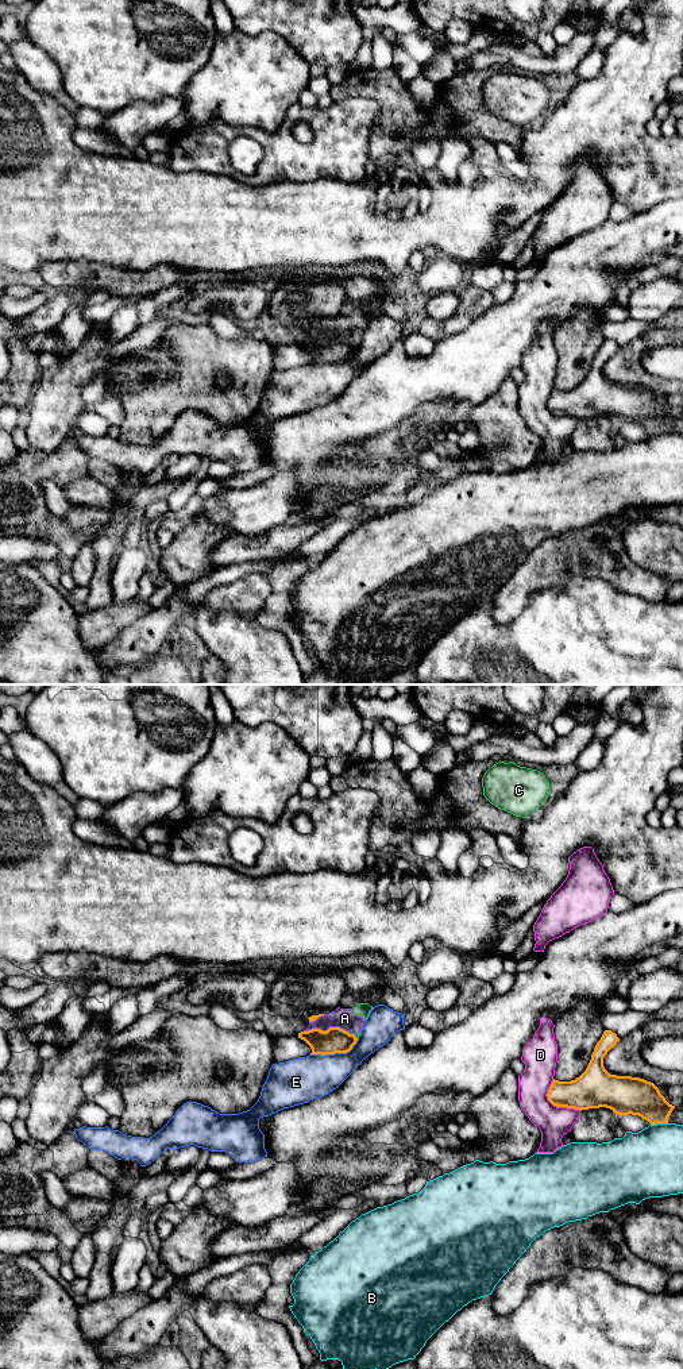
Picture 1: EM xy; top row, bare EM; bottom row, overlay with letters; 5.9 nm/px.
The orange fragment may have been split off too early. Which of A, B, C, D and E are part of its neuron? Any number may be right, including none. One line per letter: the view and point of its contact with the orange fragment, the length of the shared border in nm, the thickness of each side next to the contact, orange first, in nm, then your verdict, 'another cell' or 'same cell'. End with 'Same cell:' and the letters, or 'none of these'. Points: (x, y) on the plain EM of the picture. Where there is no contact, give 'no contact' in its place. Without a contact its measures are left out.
A: meets orange in xy at (328, 338); contact 300 nm long; 160 nm thick on the orange side, 130 nm on the other; another cell
B: meets orange in xy at (659, 431); contact 110 nm long; 220 nm thick on the orange side, 400 nm on the other; another cell
C: meets orange in xy at (355, 346); contact 40 nm long; 160 nm thick on the orange side, 20 nm on the other; another cell
D: meets orange in xy at (555, 413); contact 260 nm long; 220 nm thick on the orange side, 190 nm on the other; another cell
E: meets orange in xy at (335, 361); contact 300 nm long; 160 nm thick on the orange side, 260 nm on the other; another cell
Same cell: none of these

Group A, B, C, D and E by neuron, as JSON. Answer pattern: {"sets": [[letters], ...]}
{"sets": [["A", "C"], ["B"], ["D"], ["E"]]}

